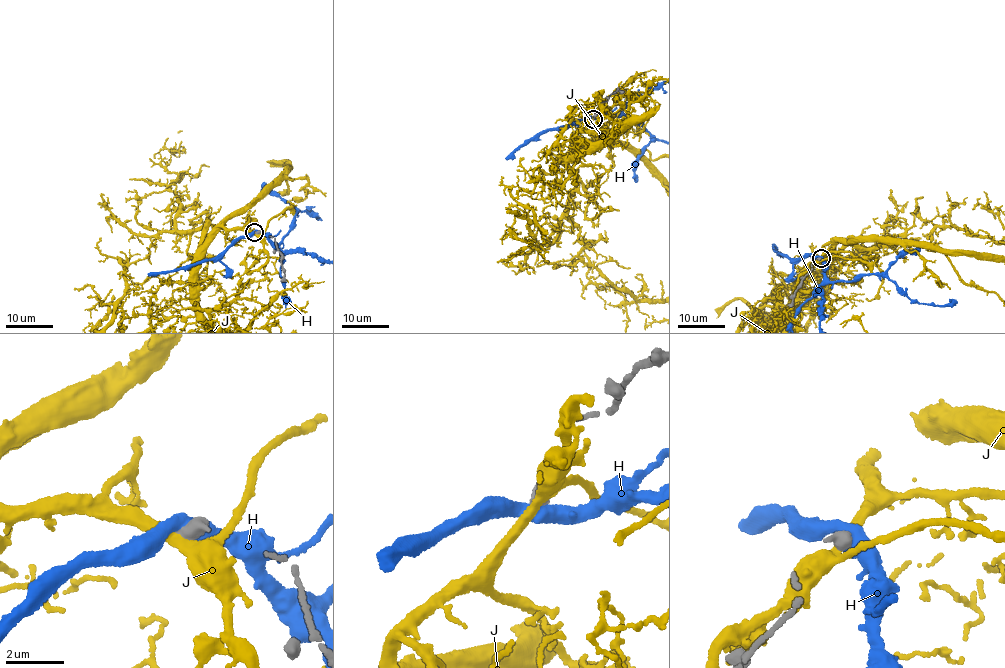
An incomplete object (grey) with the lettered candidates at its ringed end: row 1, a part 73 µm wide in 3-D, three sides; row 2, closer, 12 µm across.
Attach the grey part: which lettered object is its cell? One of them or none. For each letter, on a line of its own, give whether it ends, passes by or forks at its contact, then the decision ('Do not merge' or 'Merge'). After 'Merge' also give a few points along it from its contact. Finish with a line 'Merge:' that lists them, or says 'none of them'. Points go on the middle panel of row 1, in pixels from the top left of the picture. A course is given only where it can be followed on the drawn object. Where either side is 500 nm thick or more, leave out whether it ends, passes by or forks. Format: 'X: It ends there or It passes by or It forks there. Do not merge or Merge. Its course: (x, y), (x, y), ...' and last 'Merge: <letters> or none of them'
H: Do not merge
J: It forks there. Do not merge
Merge: none of them

